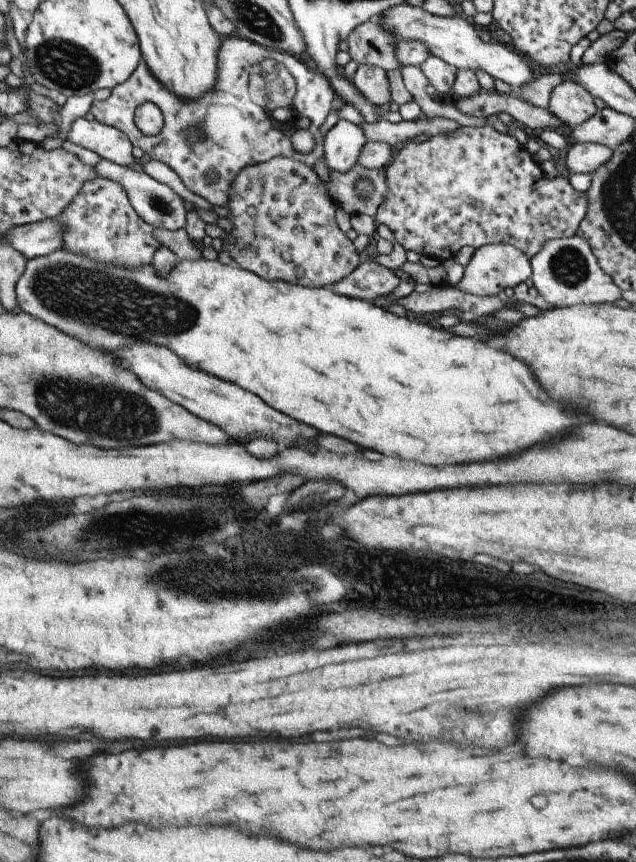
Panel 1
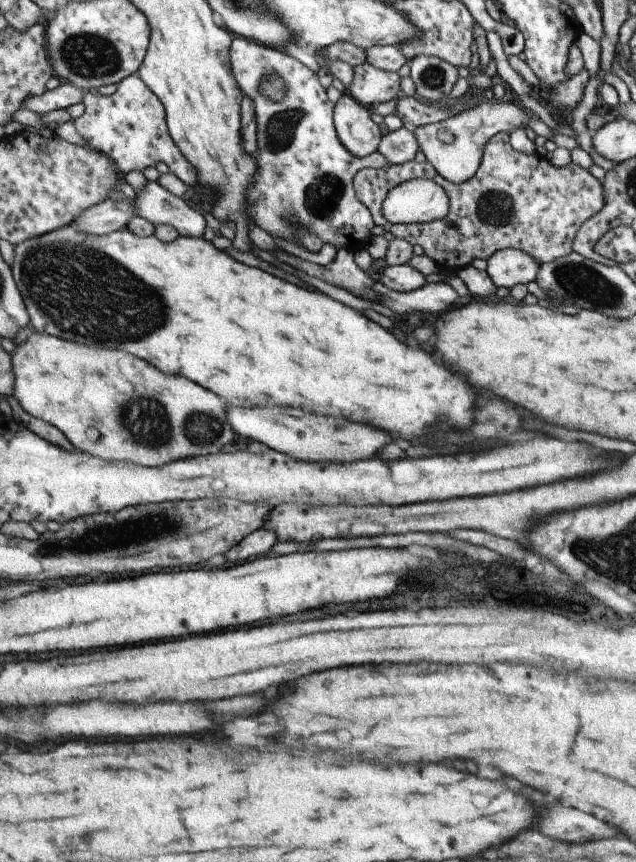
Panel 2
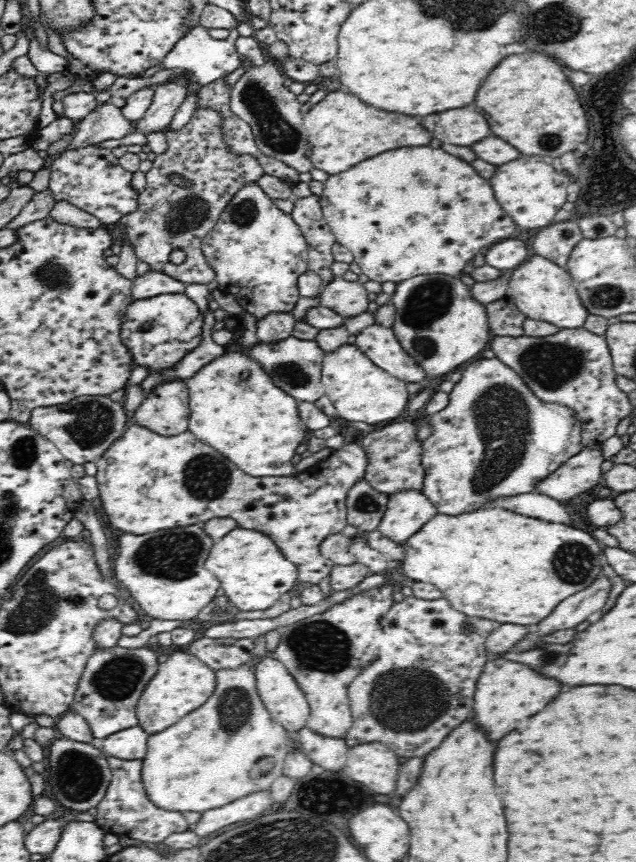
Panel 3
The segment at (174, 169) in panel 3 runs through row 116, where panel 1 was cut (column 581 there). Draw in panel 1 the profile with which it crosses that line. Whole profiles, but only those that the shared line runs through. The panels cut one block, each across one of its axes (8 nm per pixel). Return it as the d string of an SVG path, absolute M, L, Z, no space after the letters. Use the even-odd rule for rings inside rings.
M490 124L485 127L460 127L452 134L438 135L428 139L422 143L416 141L407 143L403 149L399 150L397 157L392 160L392 164L385 168L385 175L387 176L387 197L377 208L376 216L373 218L378 225L387 226L390 232L394 234L394 238L407 251L414 250L424 256L436 258L443 261L449 258L455 258L456 254L464 246L472 246L472 248L480 248L484 245L492 243L508 243L510 246L520 249L529 259L536 256L541 251L545 242L552 239L567 239L577 234L580 223L584 220L587 213L588 199L587 192L577 191L569 181L569 176L556 175L555 178L548 178L546 174L540 169L540 165L535 163L533 156L528 153L523 145L518 143L514 136L505 135L498 132Z

